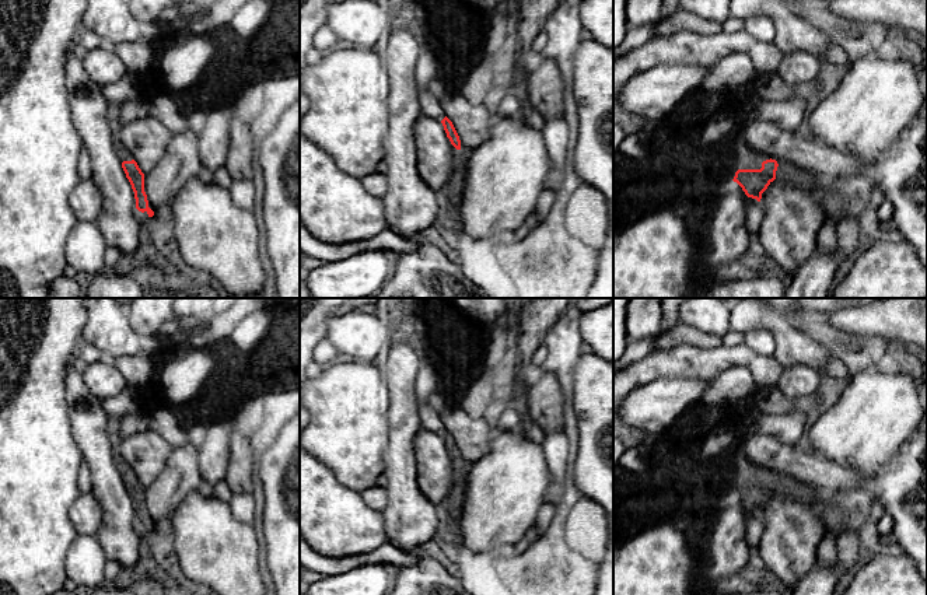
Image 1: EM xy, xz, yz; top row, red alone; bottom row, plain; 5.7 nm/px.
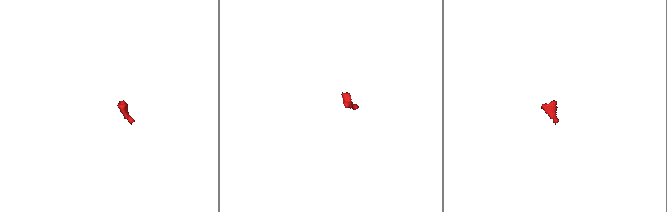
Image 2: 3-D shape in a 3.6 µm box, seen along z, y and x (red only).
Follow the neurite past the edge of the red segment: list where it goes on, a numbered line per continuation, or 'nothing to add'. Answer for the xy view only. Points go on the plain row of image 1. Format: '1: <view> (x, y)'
1: xy (122, 466)

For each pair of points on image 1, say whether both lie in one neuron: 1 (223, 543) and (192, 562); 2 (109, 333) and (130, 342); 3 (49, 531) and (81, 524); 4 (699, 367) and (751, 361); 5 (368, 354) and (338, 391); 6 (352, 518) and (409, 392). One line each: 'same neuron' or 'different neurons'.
1: same neuron
2: same neuron
3: different neurons
4: same neuron
5: different neurons
6: different neurons

